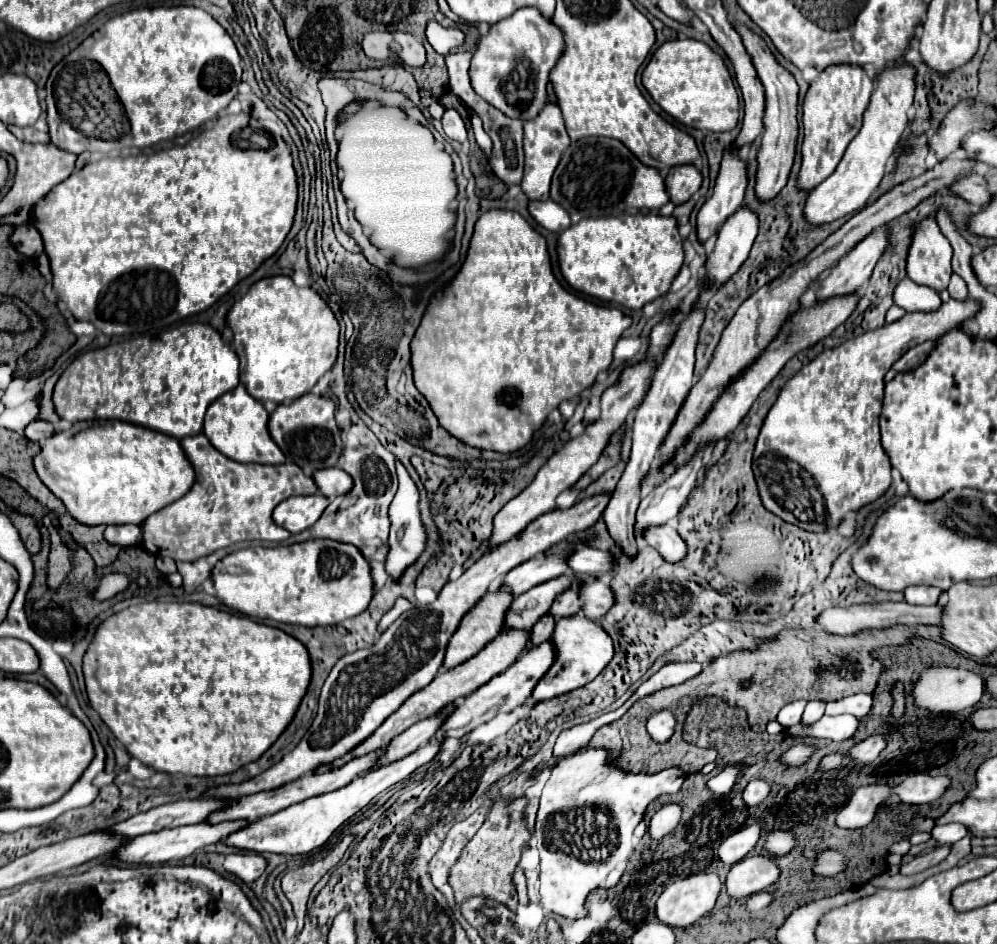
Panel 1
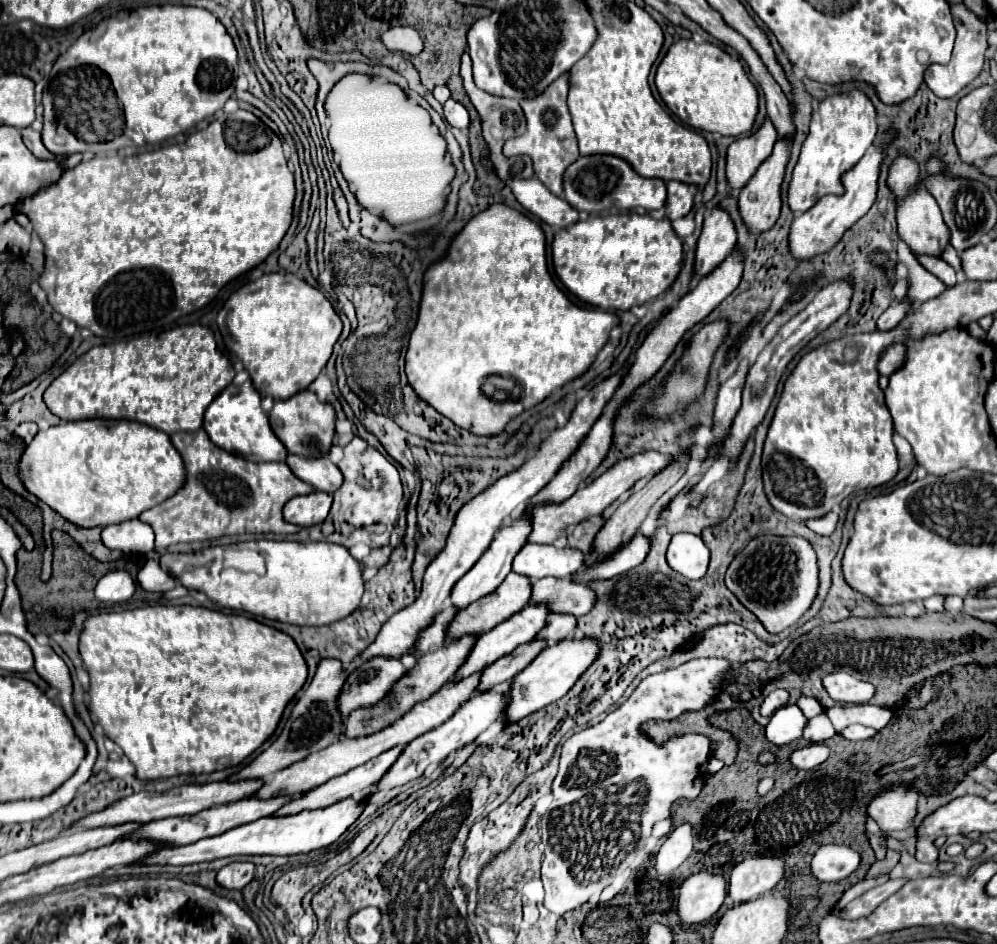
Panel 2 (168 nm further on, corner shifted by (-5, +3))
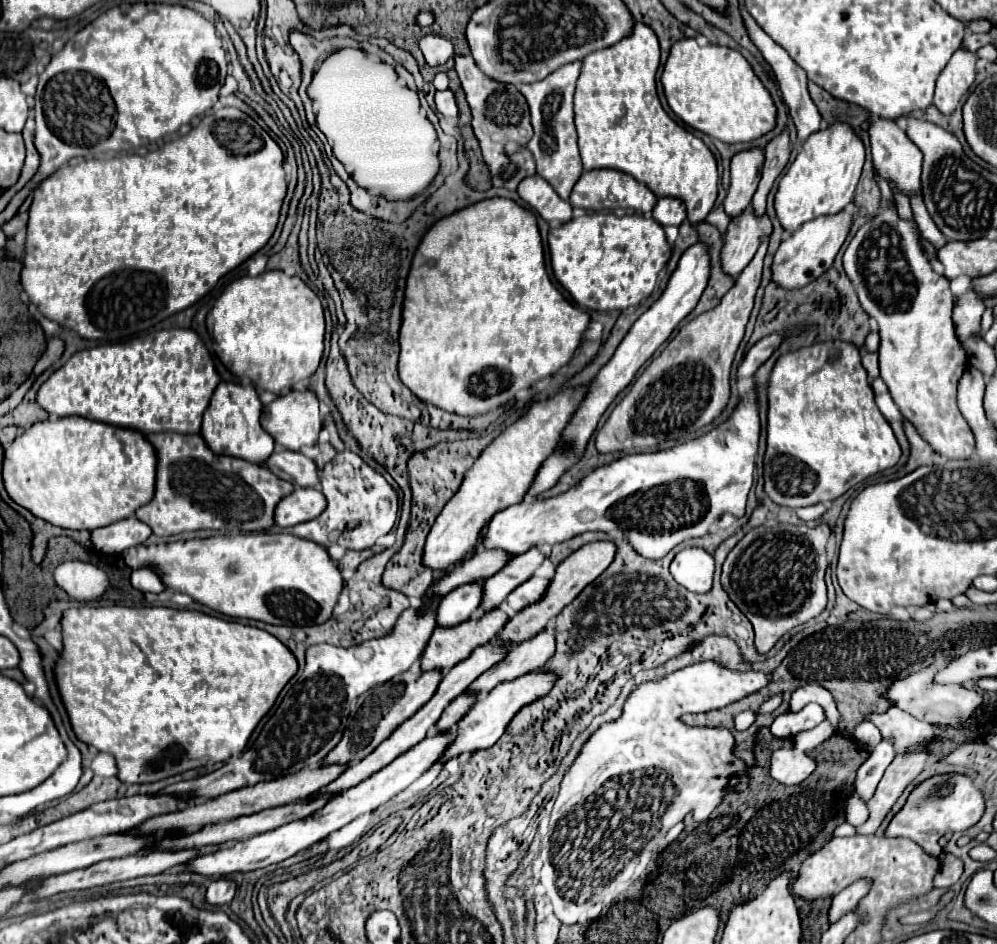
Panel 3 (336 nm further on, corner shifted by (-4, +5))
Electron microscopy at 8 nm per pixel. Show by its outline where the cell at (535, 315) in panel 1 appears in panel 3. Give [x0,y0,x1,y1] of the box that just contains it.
[399,199,591,417]

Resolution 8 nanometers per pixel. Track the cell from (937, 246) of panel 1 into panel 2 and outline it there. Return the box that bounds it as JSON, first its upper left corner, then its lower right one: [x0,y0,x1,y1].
[886,151,950,257]

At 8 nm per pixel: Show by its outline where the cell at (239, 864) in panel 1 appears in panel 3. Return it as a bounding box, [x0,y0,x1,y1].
[205,877,237,905]

